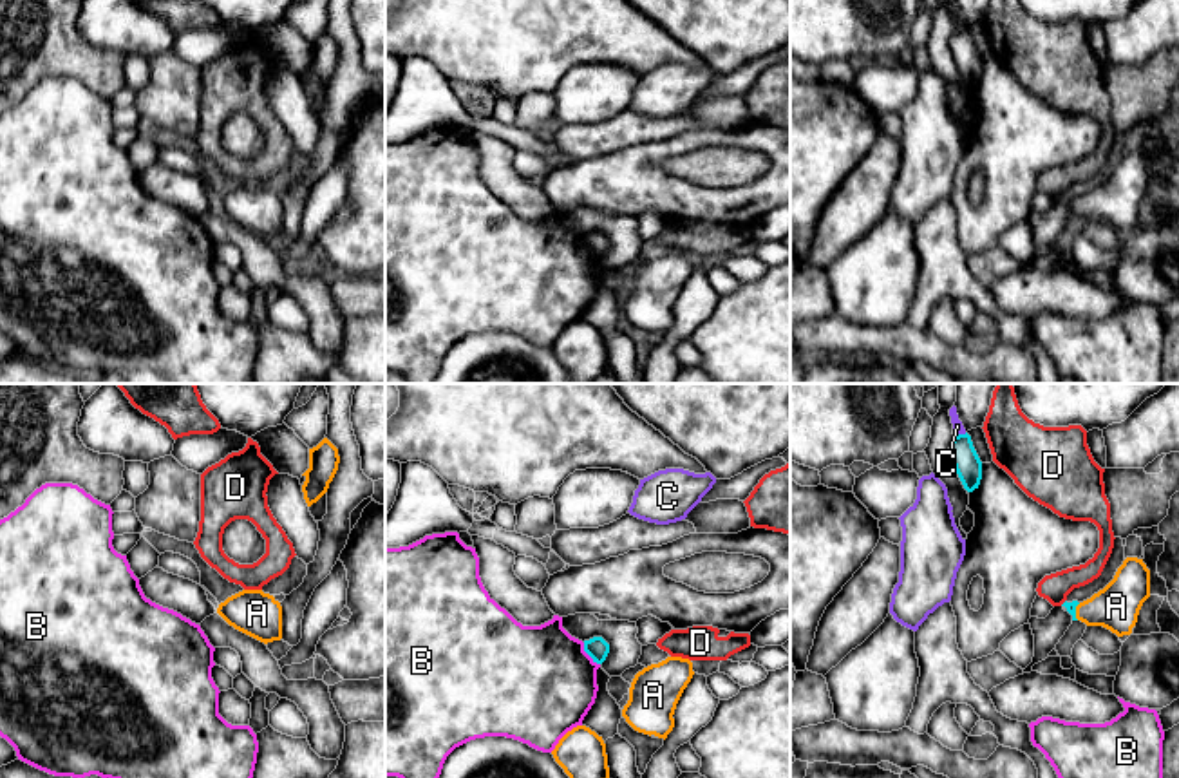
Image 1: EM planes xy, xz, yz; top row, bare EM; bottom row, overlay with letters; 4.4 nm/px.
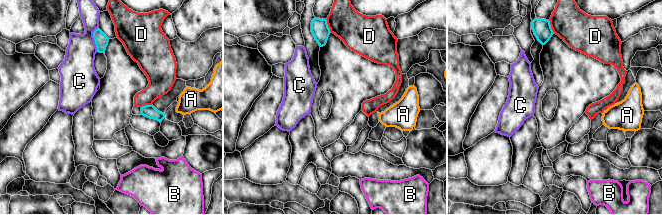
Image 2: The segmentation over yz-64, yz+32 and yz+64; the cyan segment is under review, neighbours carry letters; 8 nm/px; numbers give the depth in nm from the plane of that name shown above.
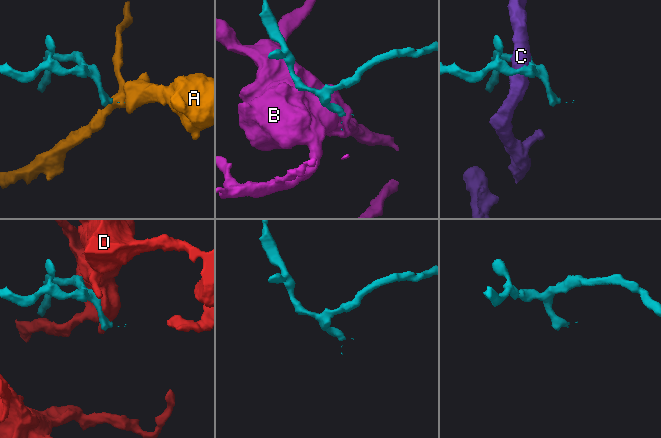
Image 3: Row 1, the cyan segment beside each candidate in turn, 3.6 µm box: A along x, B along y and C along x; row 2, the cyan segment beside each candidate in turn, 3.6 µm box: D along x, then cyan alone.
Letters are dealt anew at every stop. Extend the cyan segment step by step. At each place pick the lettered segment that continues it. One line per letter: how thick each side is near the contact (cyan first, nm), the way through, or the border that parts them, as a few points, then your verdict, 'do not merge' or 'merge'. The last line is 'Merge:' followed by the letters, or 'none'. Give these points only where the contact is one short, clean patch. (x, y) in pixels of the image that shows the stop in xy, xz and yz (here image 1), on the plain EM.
A: calibres 50 and 200 nm; way yz (1071, 201), (1075, 207), (1096, 207), (1116, 201); merge
B: calibres 100 and 480 nm; border xz (583, 237), (583, 243), (599, 259); do not merge
C: calibres 120 and 50 nm; border yz (966, 28), (955, 31); do not merge
D: calibres 50 and 120 nm; do not merge
Merge: A

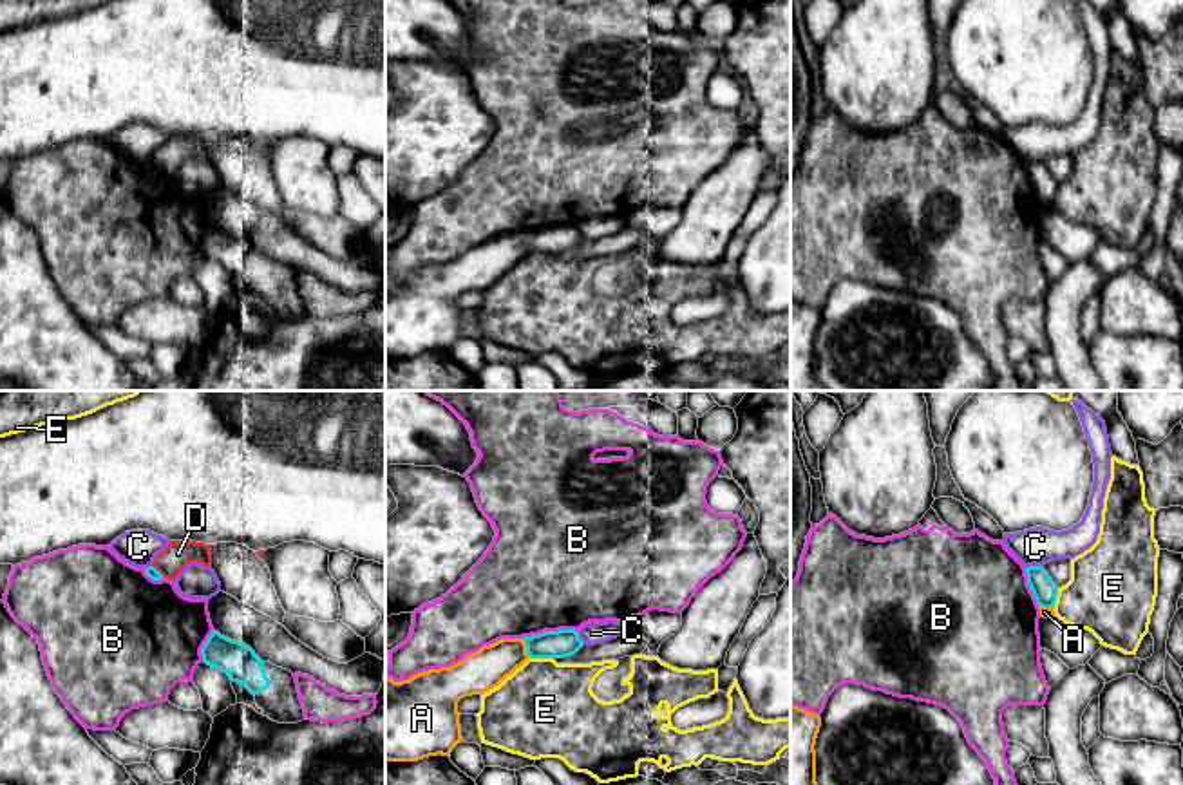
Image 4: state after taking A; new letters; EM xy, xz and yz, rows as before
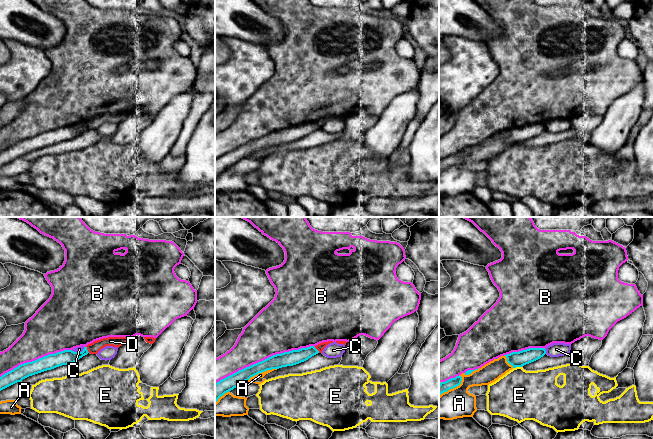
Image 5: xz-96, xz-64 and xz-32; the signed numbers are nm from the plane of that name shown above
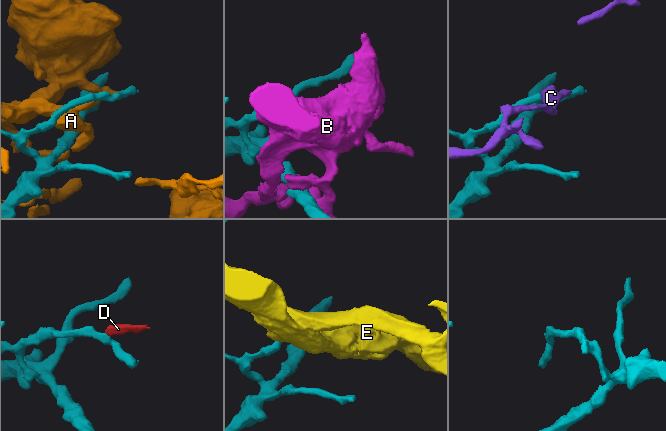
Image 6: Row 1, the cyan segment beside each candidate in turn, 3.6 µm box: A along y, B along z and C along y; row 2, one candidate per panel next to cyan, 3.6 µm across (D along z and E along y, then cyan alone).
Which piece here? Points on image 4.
A: calibres 130 and 180 nm; do not merge
B: calibres 130 and 500 nm; do not merge
C: calibres 110 and 170 nm; do not merge
D: calibres 50 and 120 nm; border xy (152, 160), (165, 172); do not merge
E: calibres 130 and 440 nm; do not merge
Merge: none

